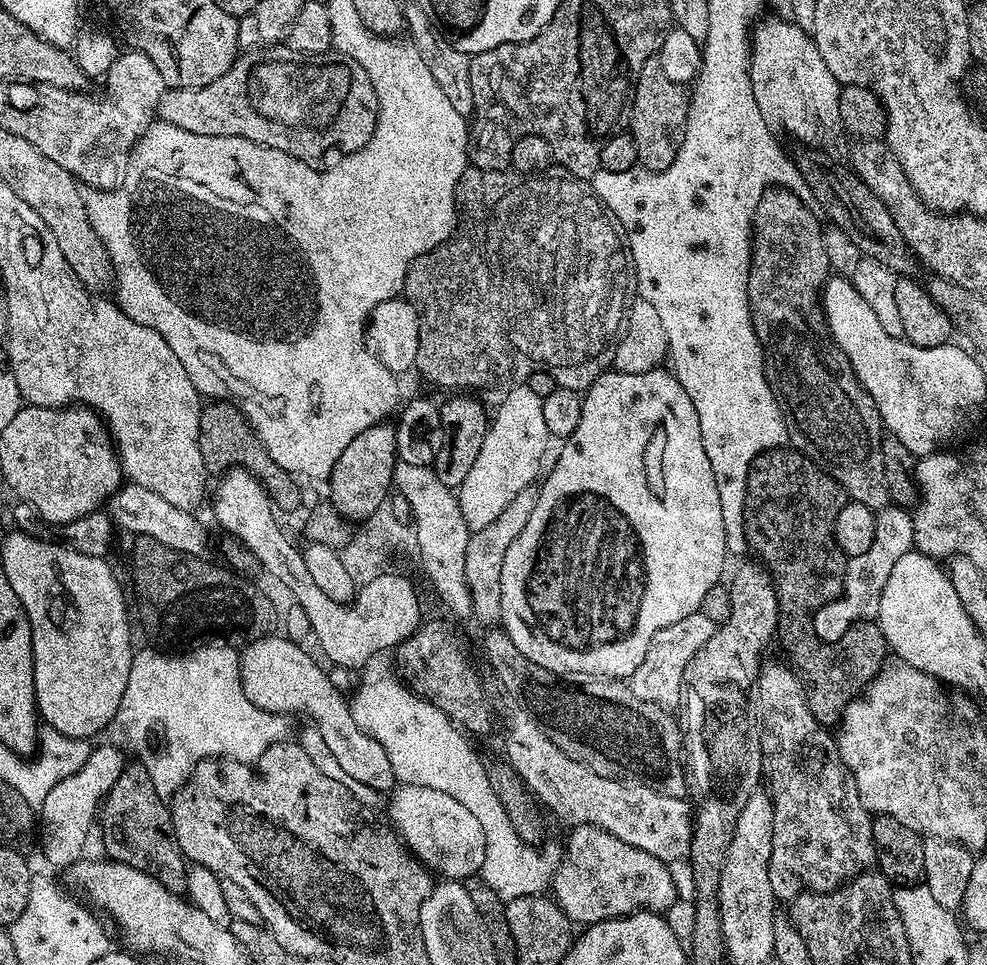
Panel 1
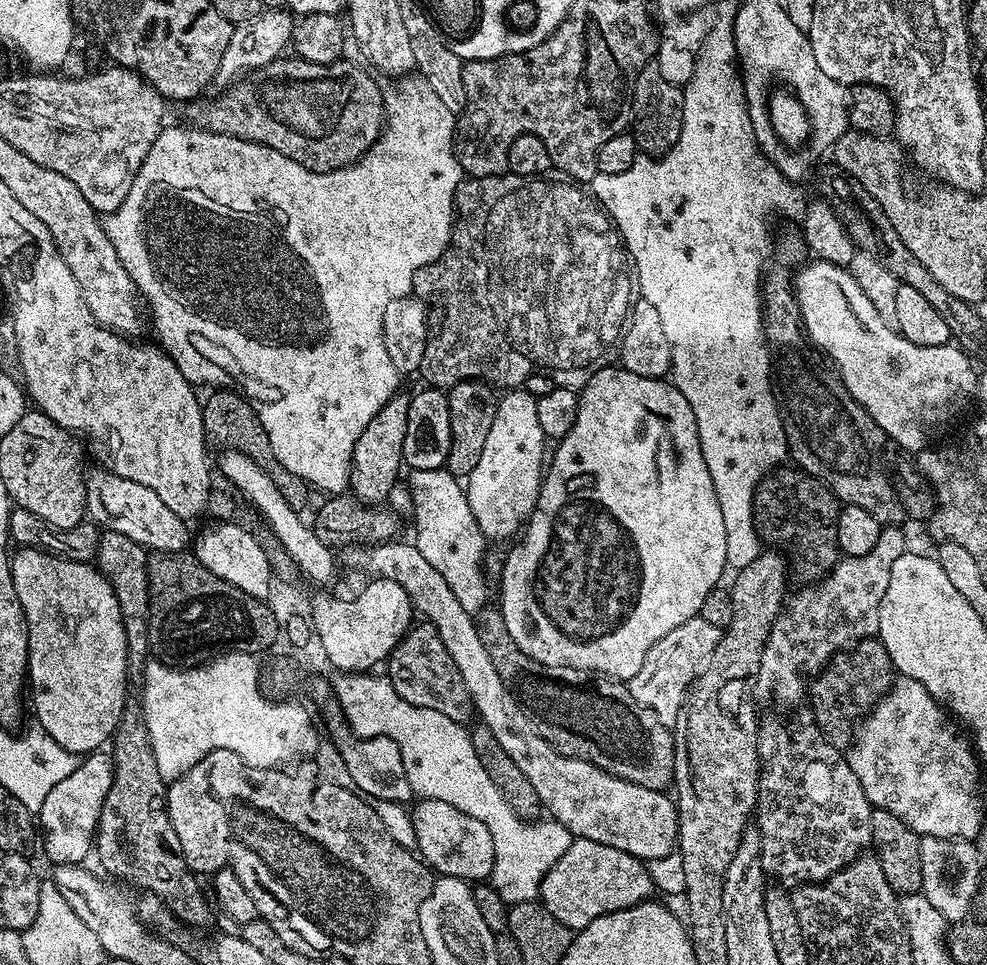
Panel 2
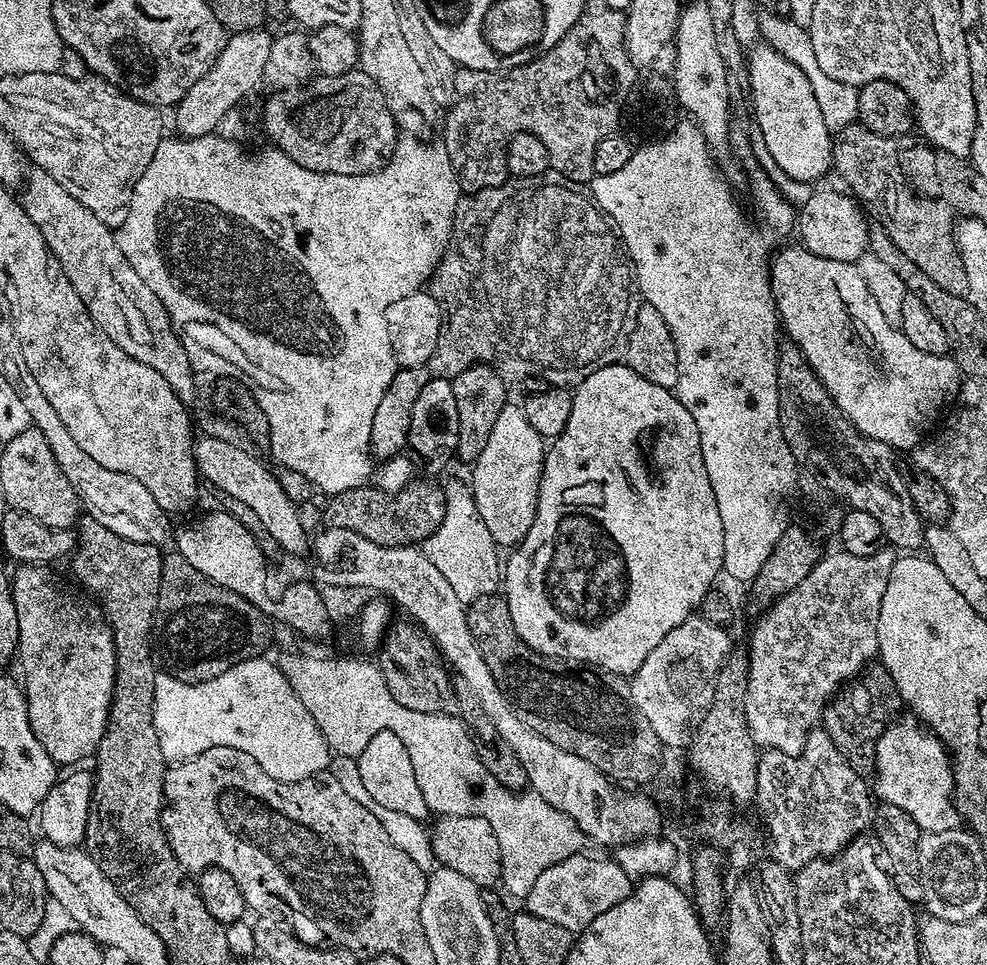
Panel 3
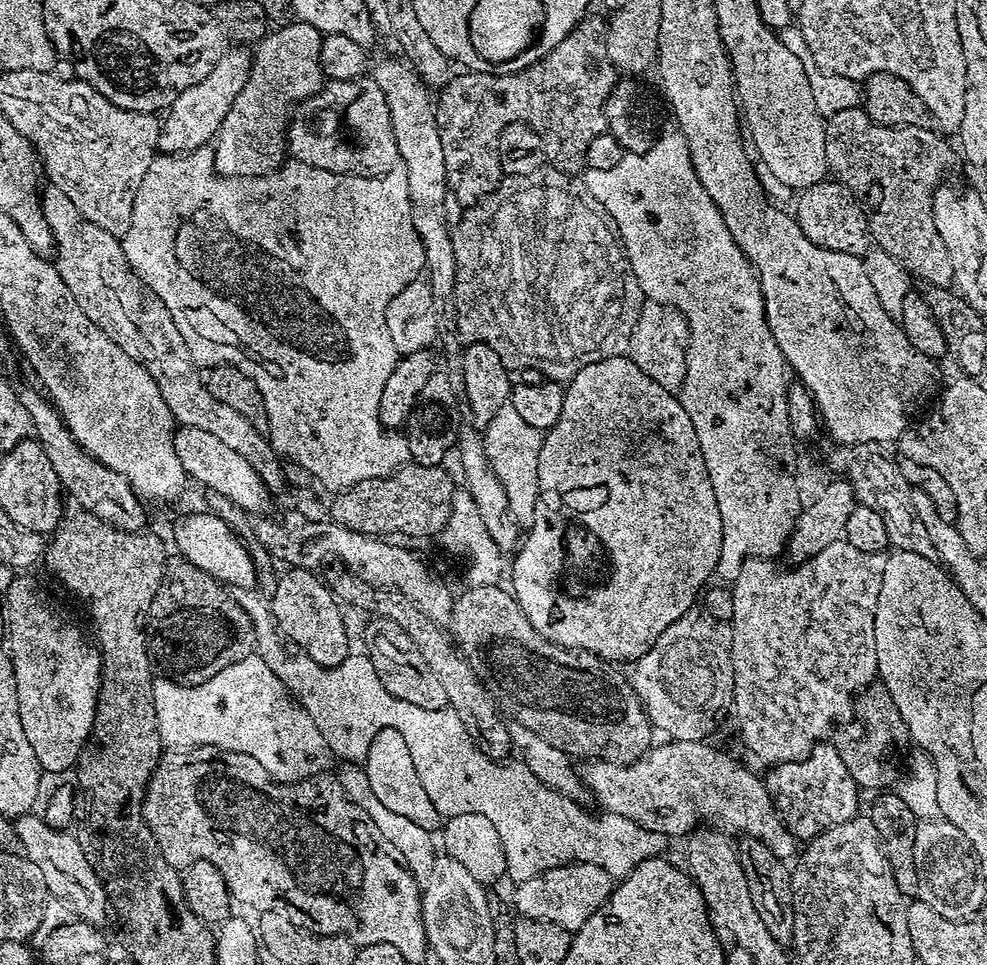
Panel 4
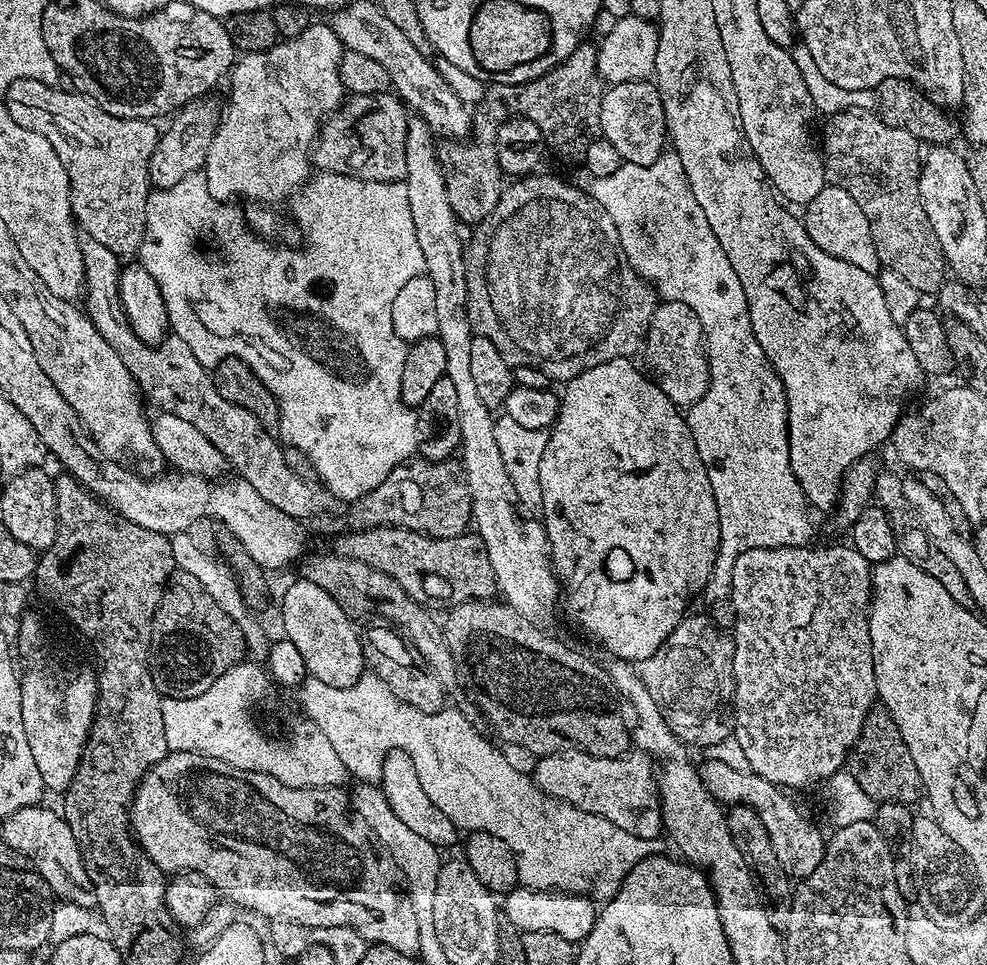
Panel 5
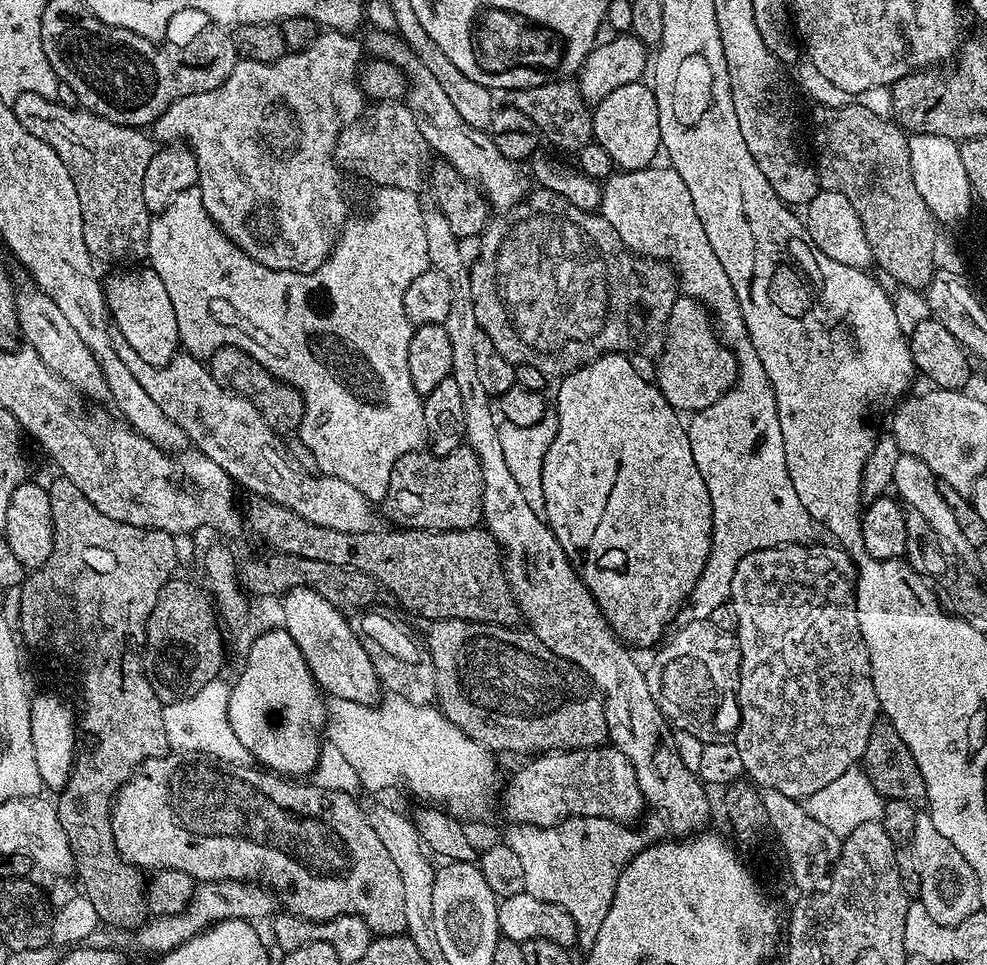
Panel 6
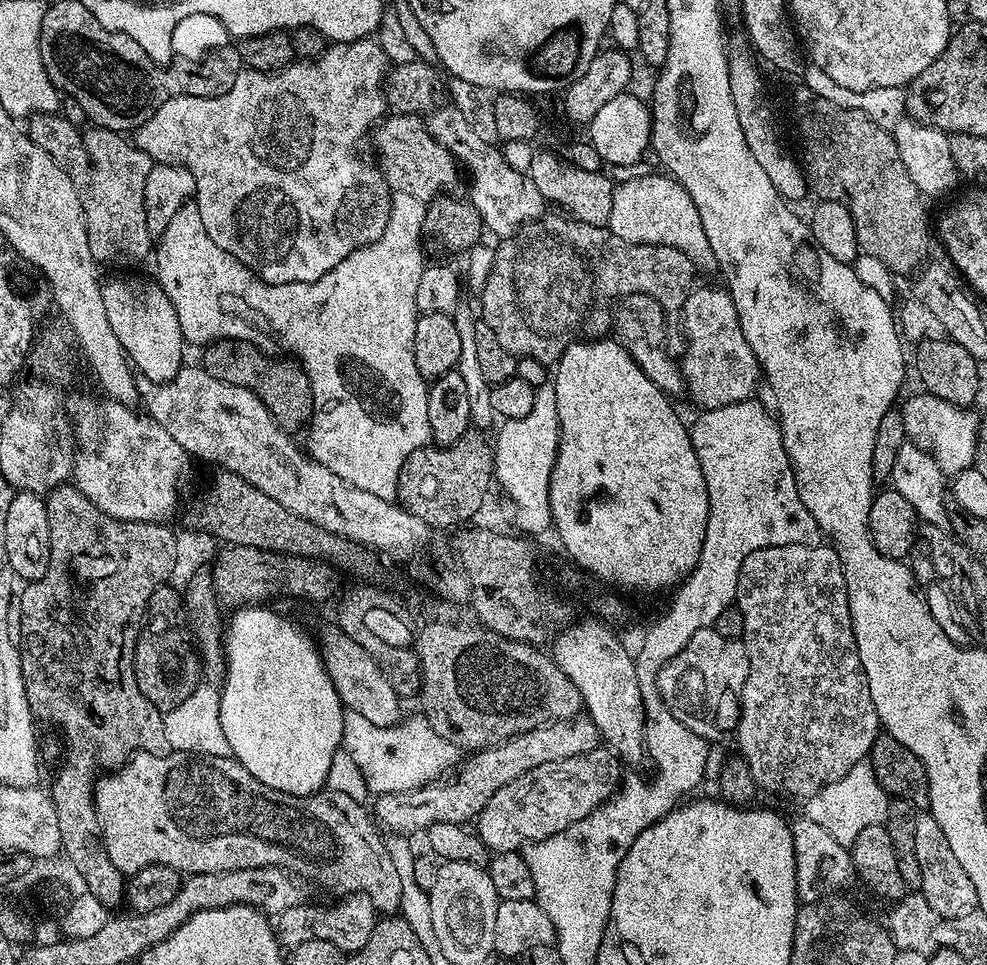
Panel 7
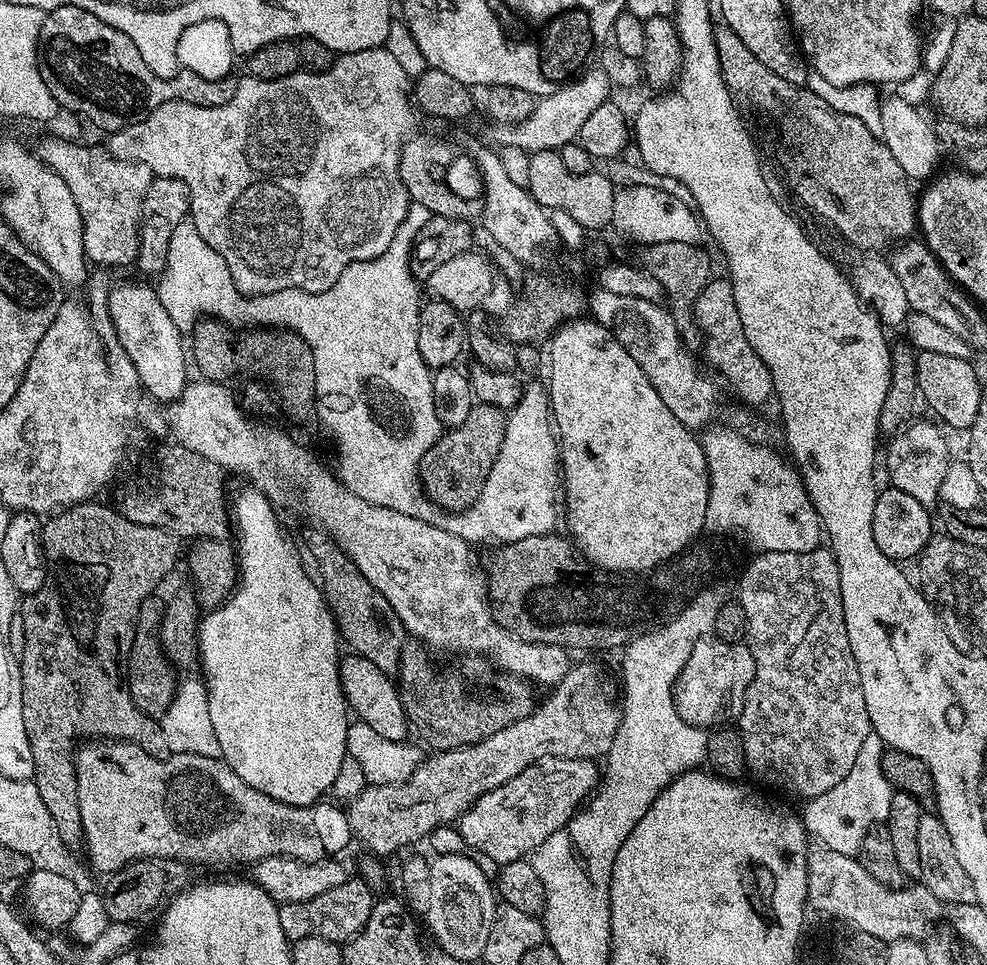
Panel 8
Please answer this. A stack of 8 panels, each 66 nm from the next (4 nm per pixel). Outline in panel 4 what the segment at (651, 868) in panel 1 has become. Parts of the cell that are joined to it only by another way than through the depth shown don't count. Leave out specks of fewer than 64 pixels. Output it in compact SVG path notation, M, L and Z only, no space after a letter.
M569 864L531 876L519 887L514 908L523 919L557 924L574 934L602 905L607 904L614 891L614 880L593 864Z

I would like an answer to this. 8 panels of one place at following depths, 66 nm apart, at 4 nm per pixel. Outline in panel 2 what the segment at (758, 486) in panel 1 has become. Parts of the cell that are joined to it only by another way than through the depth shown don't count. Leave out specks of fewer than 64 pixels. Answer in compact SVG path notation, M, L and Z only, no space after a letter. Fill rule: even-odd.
M781 466L769 472L756 489L754 522L761 541L784 553L795 579L797 576L804 580L800 582L818 582L842 556L836 546L836 519L841 507L836 495L821 480L795 467ZM879 638L860 641L855 645L852 654L852 657L848 657L848 654L837 655L828 667L813 679L817 680L810 684L812 716L817 724L815 727L819 735L841 750L847 749L853 743L854 729L861 715L860 707L871 710L880 698L887 694L894 679L892 659Z

